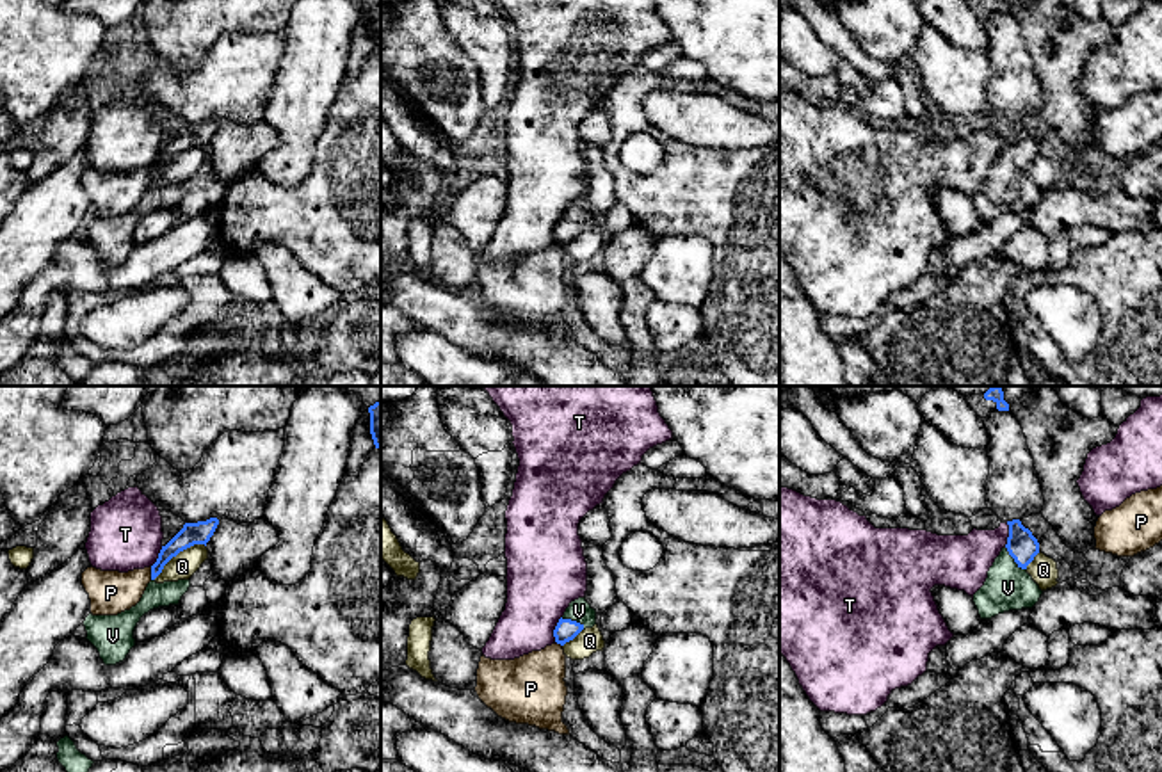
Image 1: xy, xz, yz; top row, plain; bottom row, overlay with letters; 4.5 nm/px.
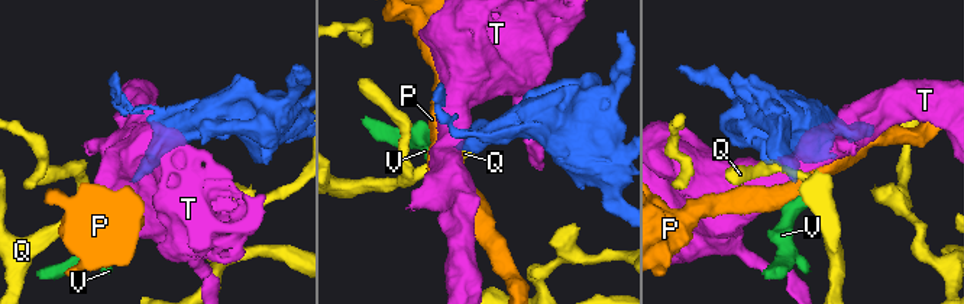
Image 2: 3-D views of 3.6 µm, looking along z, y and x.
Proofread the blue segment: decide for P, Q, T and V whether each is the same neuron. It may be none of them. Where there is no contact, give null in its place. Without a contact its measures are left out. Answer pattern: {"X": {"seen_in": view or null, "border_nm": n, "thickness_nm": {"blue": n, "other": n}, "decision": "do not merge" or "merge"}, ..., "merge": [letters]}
{"P": {"seen_in": "xy", "border_nm": 60, "thickness_nm": {"blue": 100, "other": 200}, "decision": "do not merge"}, "Q": {"seen_in": "xy", "border_nm": 280, "thickness_nm": {"blue": 100, "other": 120}, "decision": "do not merge"}, "T": {"seen_in": "yz", "border_nm": 120, "thickness_nm": {"blue": 140, "other": 240}, "decision": "do not merge"}, "V": {"seen_in": "yz", "border_nm": 140, "thickness_nm": {"blue": 140, "other": 200}, "decision": "merge"}, "merge": ["V"]}

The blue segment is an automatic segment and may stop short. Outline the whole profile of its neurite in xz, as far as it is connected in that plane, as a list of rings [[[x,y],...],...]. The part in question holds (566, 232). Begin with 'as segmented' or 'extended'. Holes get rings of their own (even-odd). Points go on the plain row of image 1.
extended; [[[578,199],[569,205],[564,217],[559,221],[553,238],[555,244],[564,247],[573,242],[582,231],[593,229],[596,226],[596,212],[585,203],[585,199]]]

